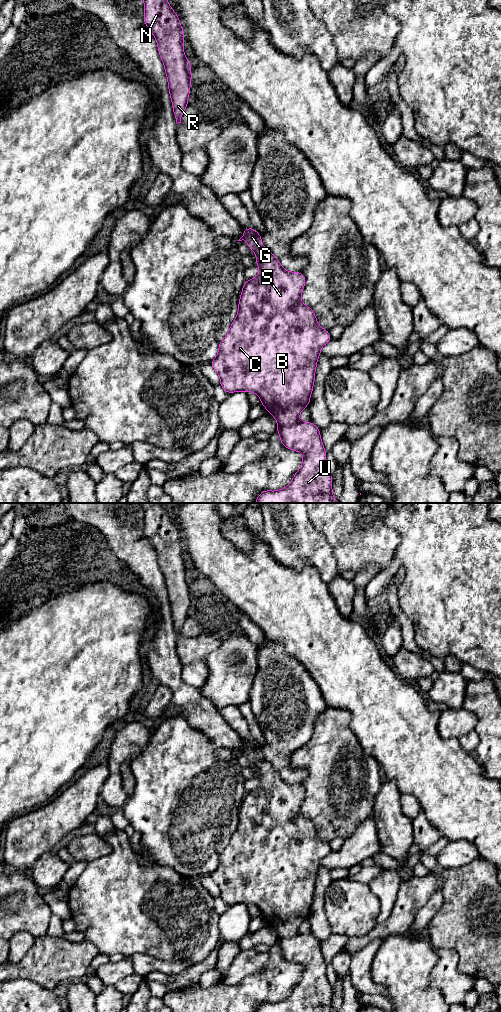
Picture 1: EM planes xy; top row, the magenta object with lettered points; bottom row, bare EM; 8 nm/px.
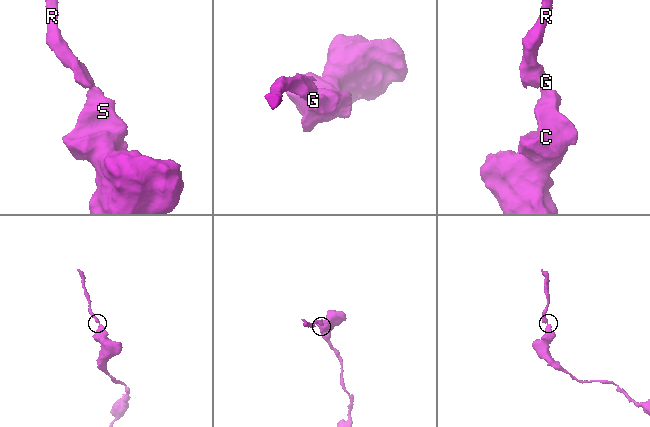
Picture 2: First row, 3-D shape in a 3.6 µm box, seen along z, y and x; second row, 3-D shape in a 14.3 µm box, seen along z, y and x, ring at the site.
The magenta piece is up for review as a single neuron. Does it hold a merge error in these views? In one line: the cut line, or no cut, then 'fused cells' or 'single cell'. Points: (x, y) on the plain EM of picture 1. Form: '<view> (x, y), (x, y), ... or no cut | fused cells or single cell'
no cut | single cell

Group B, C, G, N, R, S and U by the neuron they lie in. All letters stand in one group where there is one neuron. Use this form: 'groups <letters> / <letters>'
groups B C G N R S U

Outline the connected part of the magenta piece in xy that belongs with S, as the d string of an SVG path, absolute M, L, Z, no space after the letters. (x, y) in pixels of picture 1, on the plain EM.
M252 739L244 741L243 748L238 753L242 752L245 752L256 766L256 776L260 783L257 789L245 793L237 828L228 845L219 855L218 867L210 876L219 886L220 898L227 905L236 903L256 905L261 911L261 916L277 933L280 955L290 962L303 966L302 977L287 999L278 1003L262 1003L256 1012L335 1012L332 988L326 975L326 963L321 952L320 941L312 934L299 932L301 923L308 919L310 914L321 859L332 851L331 847L329 843L319 838L314 823L301 813L301 805L306 794L305 788L301 784L285 782L280 772L263 759L261 747Z

